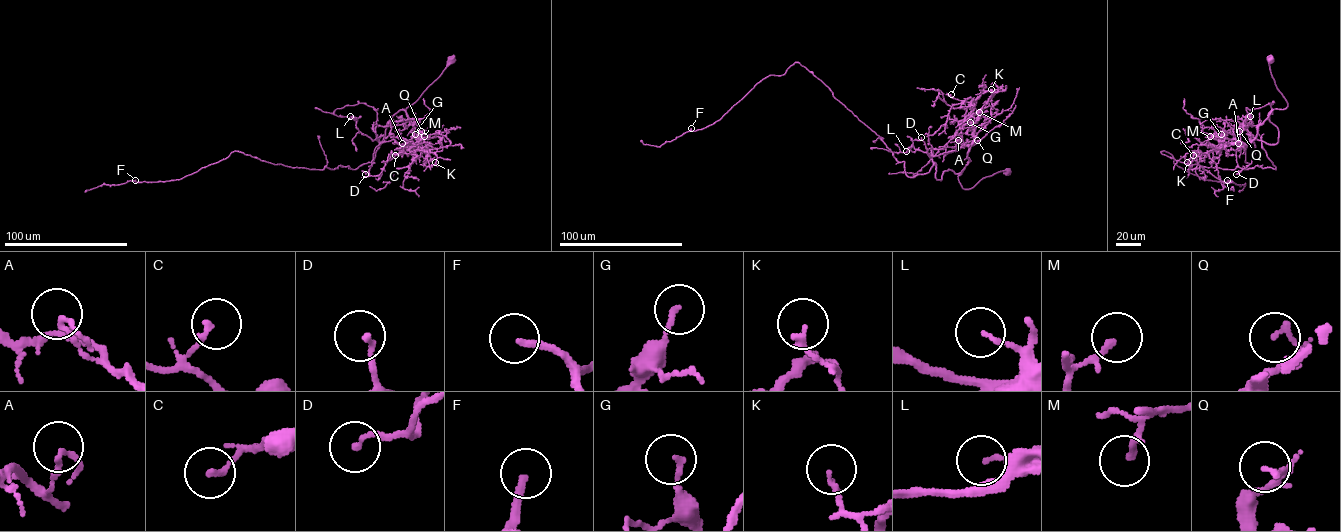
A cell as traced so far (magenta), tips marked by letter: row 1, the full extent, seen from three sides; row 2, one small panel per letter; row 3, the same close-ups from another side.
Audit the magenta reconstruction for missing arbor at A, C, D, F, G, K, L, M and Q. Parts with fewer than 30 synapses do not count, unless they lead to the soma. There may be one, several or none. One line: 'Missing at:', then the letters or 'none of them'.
Missing at: F

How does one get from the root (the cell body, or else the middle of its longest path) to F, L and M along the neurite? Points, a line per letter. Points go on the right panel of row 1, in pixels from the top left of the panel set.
F: (1270, 60), (1287, 103), (1268, 113), (1278, 141), (1261, 142), (1275, 169), (1161, 152), (1227, 180)
L: (1270, 60), (1271, 74), (1287, 103), (1268, 113), (1278, 141), (1252, 140), (1245, 129), (1250, 116)
M: (1270, 60), (1271, 74), (1287, 106), (1274, 109), (1247, 144), (1217, 146), (1208, 142), (1210, 136)

